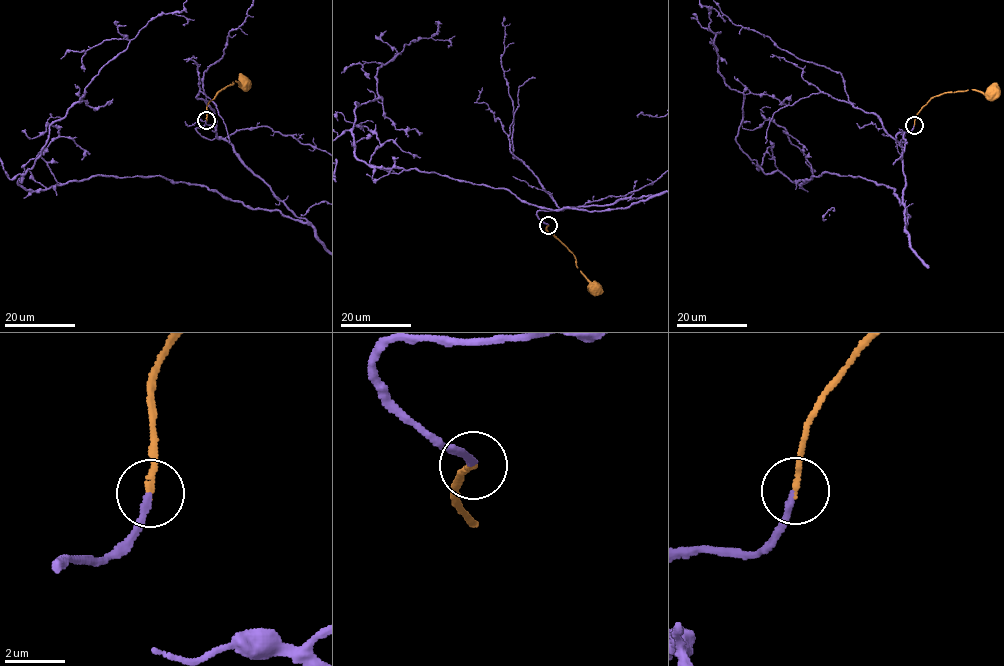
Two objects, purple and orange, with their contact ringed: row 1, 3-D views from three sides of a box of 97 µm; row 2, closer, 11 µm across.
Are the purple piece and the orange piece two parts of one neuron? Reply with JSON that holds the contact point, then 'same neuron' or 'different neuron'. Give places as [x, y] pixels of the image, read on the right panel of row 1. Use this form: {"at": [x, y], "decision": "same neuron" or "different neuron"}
{"at": [914, 125], "decision": "same neuron"}

